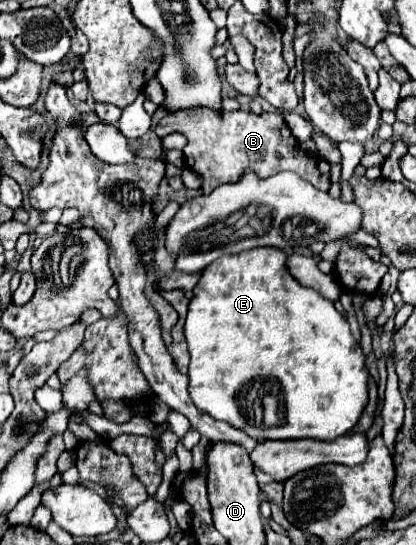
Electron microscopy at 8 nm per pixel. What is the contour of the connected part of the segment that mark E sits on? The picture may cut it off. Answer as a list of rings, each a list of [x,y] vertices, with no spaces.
[[[253,248],[239,256],[221,256],[203,270],[185,322],[191,354],[189,394],[201,412],[257,440],[335,440],[359,422],[369,402],[365,354],[361,342],[353,338],[347,318],[317,290],[295,282],[283,268],[283,260],[287,254],[279,248]]]

